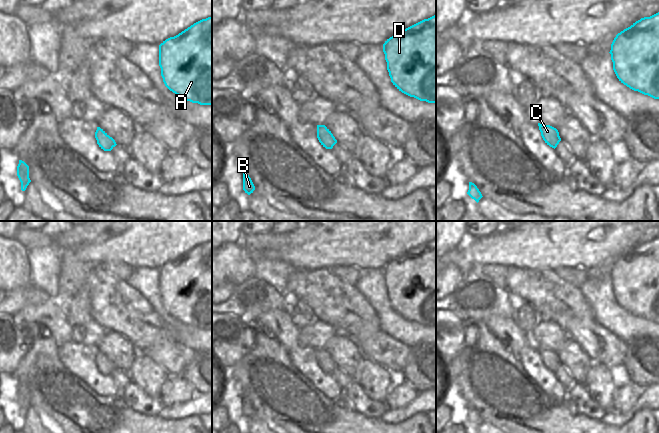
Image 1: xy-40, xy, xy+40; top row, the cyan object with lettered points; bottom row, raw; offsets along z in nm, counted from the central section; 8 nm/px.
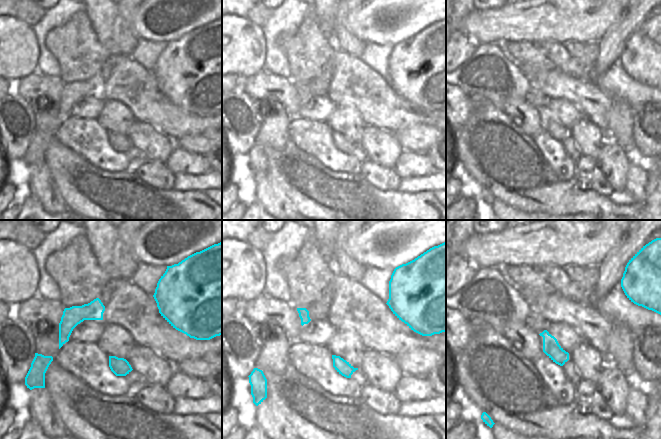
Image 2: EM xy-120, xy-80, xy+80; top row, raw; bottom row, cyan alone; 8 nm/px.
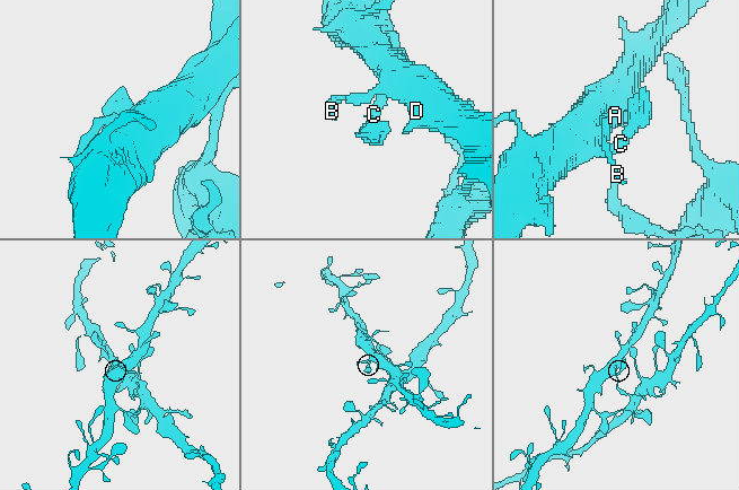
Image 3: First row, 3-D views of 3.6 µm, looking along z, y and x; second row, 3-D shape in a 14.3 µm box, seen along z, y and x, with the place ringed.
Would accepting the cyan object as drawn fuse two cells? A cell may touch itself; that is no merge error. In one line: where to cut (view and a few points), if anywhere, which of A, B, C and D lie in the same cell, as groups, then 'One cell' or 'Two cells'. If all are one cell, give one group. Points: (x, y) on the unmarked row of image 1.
No split. Groups: A B C D. One cell.

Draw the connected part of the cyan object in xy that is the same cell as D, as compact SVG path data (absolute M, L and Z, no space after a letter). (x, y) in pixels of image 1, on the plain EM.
M436 239L387 263L383 276L391 306L399 315L436 327Z

